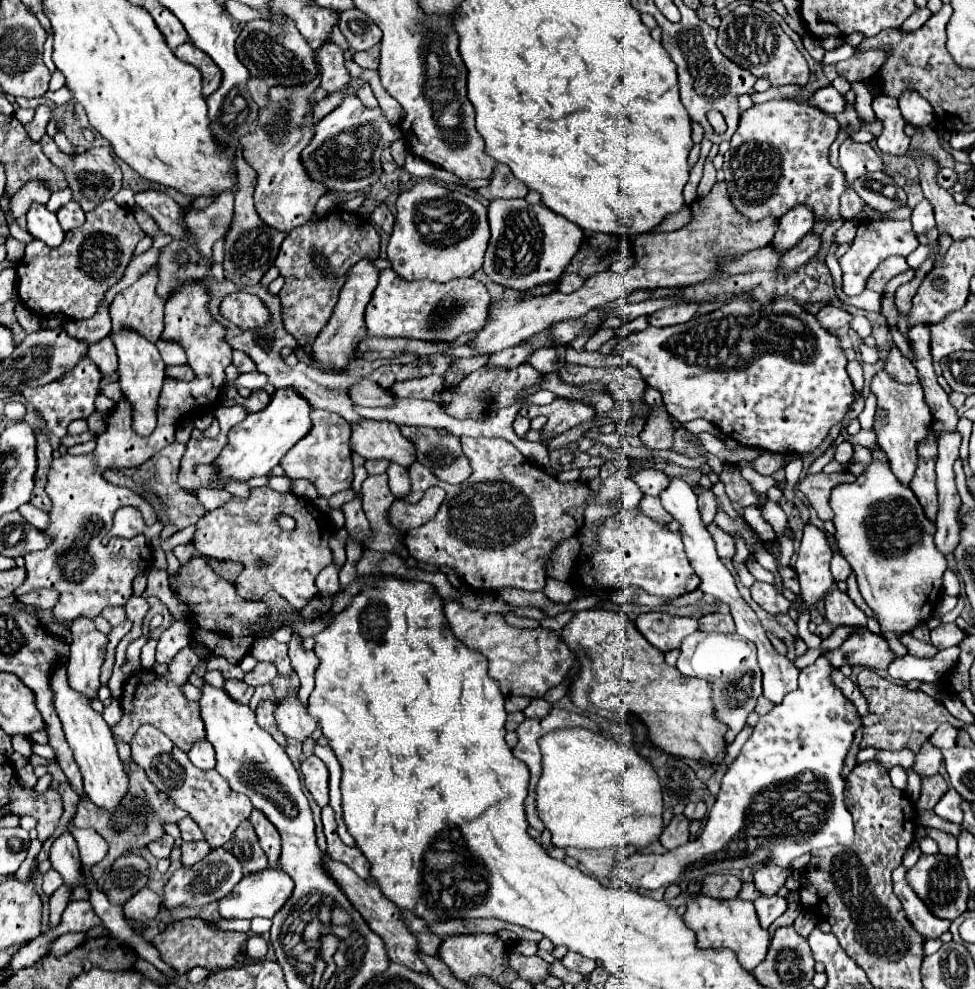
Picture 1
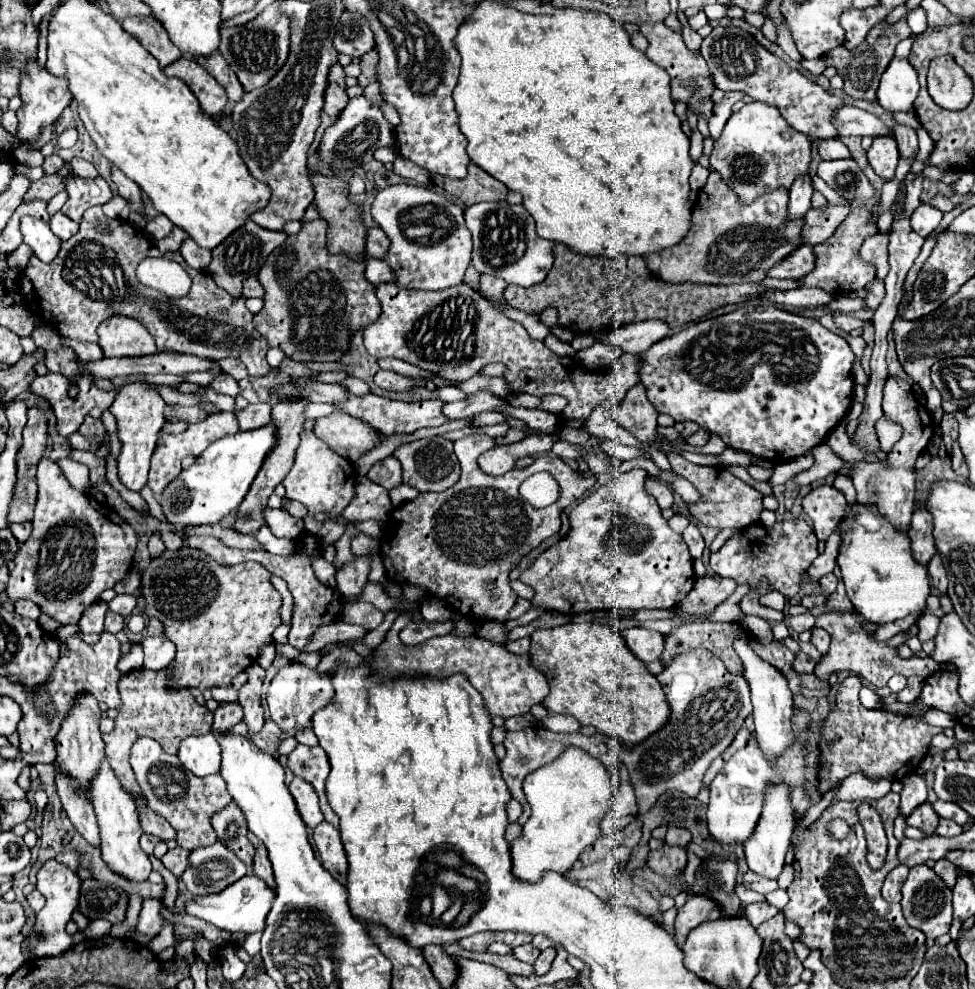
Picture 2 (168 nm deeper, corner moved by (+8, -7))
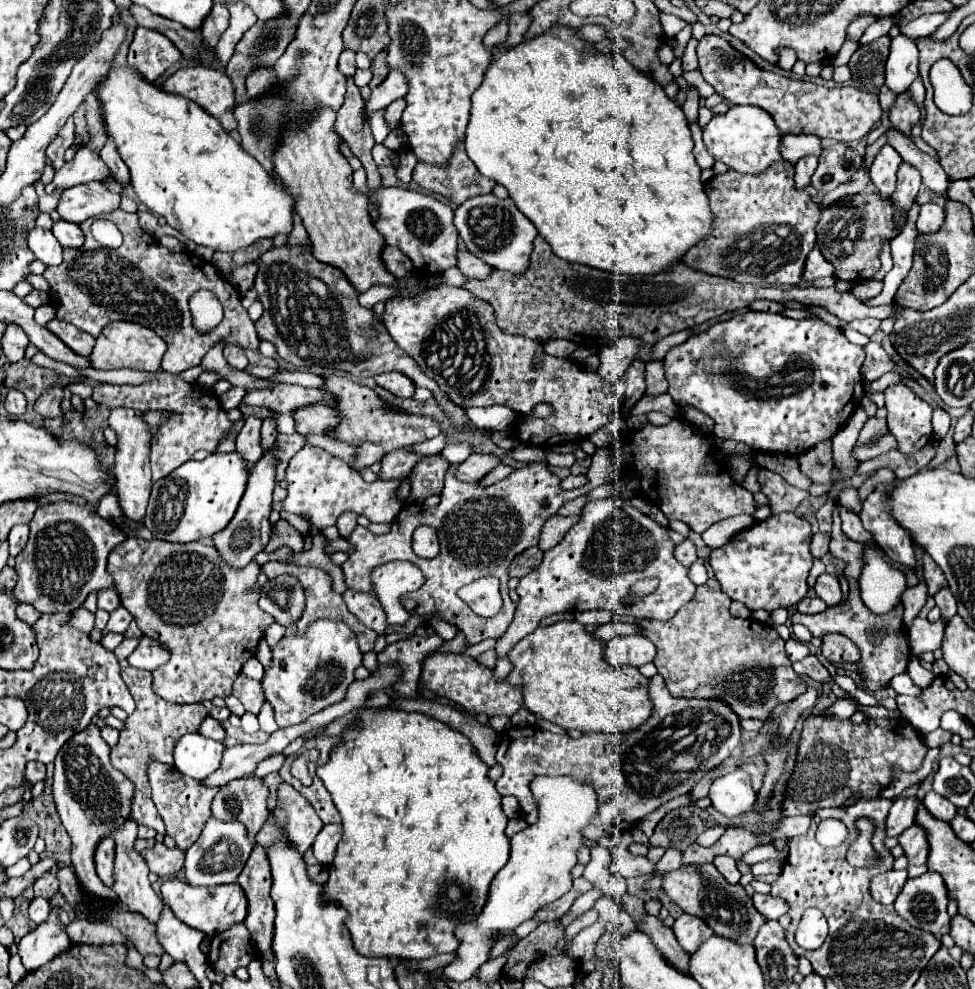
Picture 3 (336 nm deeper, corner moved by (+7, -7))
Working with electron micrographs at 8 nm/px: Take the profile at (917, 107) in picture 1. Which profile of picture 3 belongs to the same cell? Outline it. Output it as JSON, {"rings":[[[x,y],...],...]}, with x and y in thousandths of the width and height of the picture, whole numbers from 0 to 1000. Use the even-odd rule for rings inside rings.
{"rings":[[[922,34],[914,40],[914,55],[908,65],[908,87],[916,95],[932,91],[934,83],[943,77],[943,55],[938,38]]]}

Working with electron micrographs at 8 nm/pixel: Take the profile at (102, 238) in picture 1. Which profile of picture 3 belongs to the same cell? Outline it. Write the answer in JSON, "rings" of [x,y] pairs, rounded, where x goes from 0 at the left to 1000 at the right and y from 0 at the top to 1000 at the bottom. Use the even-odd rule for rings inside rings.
{"rings":[[[122,212],[112,214],[110,218],[114,218],[114,224],[120,226],[120,231],[126,237],[126,247],[124,251],[108,251],[104,249],[95,239],[93,239],[93,224],[95,220],[89,220],[83,226],[83,233],[87,235],[87,245],[81,251],[67,251],[65,253],[65,265],[63,269],[54,269],[48,271],[44,275],[44,281],[50,285],[50,299],[52,299],[52,307],[58,313],[58,322],[77,328],[81,334],[91,336],[93,340],[99,340],[108,328],[116,326],[116,324],[130,324],[130,326],[141,326],[145,330],[155,332],[159,338],[163,338],[165,342],[169,342],[171,346],[171,356],[167,358],[167,372],[175,378],[184,378],[196,370],[202,370],[206,366],[206,362],[223,348],[243,348],[251,354],[266,354],[266,340],[262,336],[259,324],[255,322],[253,313],[247,309],[247,299],[245,293],[235,287],[231,281],[227,281],[227,277],[223,277],[223,273],[208,261],[200,259],[198,255],[173,255],[171,251],[167,251],[161,241],[157,237],[147,235],[147,231],[141,224],[141,216],[132,216]],[[163,275],[173,275],[177,279],[175,283],[167,283],[163,281]],[[202,293],[214,293],[223,299],[223,303],[229,307],[231,313],[231,322],[225,326],[225,330],[221,330],[214,336],[204,336],[198,330],[198,320],[194,313],[194,301],[202,295]]]}

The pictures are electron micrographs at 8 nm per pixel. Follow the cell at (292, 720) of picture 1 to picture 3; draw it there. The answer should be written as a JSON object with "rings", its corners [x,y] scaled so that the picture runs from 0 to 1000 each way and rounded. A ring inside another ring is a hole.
{"rings":[[[323,629],[313,641],[292,643],[280,655],[280,671],[272,679],[270,700],[282,718],[286,736],[309,732],[319,722],[348,710],[356,694],[364,688],[362,679],[370,671],[370,657],[362,637],[352,629]]]}

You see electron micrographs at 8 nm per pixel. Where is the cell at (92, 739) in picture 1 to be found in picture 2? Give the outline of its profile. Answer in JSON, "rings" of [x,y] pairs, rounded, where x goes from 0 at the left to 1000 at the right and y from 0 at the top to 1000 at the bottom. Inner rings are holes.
{"rings":[[[111,768],[105,770],[101,787],[92,793],[92,809],[98,819],[98,827],[103,833],[103,847],[105,847],[105,870],[107,874],[121,886],[133,890],[133,892],[148,892],[152,890],[152,884],[156,882],[152,863],[144,857],[144,831],[139,823],[137,809],[127,801],[123,791],[117,787],[117,781],[111,772]]]}

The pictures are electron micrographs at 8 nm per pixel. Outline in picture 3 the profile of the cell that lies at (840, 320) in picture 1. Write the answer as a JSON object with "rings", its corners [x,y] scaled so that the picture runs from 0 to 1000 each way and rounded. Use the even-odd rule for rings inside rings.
{"rings":[[[887,322],[887,324],[873,324],[873,326],[869,326],[869,330],[867,330],[867,332],[879,334],[879,336],[883,336],[883,338],[887,338],[887,340],[893,340],[893,338],[902,332],[902,328],[904,328],[904,324]]]}

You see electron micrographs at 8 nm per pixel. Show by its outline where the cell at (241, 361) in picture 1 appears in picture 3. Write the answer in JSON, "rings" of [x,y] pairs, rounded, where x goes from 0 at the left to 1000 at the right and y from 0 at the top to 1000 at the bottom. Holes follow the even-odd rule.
{"rings":[[[231,350],[231,364],[245,372],[245,374],[251,374],[253,372],[253,360],[251,360],[251,354],[249,352],[243,352],[243,350]]]}

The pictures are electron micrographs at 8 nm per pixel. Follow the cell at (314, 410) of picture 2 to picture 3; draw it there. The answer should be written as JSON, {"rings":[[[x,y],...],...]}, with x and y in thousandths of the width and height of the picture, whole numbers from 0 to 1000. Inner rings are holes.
{"rings":[[[301,417],[284,421],[284,437],[286,439],[301,439],[303,437],[303,423]]]}

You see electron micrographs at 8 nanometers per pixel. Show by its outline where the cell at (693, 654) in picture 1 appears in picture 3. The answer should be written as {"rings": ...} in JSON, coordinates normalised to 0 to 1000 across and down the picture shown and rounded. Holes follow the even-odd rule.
{"rings":[[[672,681],[666,690],[666,702],[670,710],[670,720],[666,728],[649,738],[647,742],[633,744],[633,742],[598,742],[596,746],[586,746],[586,744],[573,744],[559,740],[555,736],[524,736],[516,742],[510,758],[510,770],[516,775],[516,785],[508,791],[510,799],[516,805],[528,805],[534,813],[534,827],[541,833],[547,833],[551,829],[551,815],[547,811],[543,791],[551,783],[561,783],[561,785],[571,785],[571,783],[586,783],[590,787],[600,787],[606,789],[614,803],[614,823],[610,829],[598,839],[602,847],[612,849],[616,845],[625,843],[641,843],[653,835],[655,829],[659,829],[664,823],[674,819],[678,813],[682,813],[688,807],[694,807],[698,803],[709,801],[709,797],[719,789],[729,777],[739,772],[748,762],[752,760],[754,754],[758,754],[760,748],[760,734],[758,734],[758,724],[746,714],[746,710],[739,710],[737,706],[690,706],[686,702],[682,688]]]}

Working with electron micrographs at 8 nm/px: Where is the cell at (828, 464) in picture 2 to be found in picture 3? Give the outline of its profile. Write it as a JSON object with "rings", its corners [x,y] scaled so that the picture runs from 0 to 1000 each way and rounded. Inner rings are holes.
{"rings":[[[888,398],[883,403],[883,411],[890,420],[890,424],[887,431],[883,433],[879,449],[873,457],[879,467],[899,463],[902,459],[918,453],[918,443],[914,441],[914,437],[910,437],[909,424],[898,422],[901,413]]]}

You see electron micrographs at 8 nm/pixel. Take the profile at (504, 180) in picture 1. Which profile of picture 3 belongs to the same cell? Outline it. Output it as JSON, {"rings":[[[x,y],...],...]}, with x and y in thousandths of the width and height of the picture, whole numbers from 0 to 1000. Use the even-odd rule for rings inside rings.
{"rings":[[[471,150],[458,168],[428,164],[424,182],[432,190],[448,194],[467,206],[475,206],[477,202],[491,196],[504,196],[504,192],[508,190],[506,182],[491,176],[491,172],[477,156],[477,150]]]}

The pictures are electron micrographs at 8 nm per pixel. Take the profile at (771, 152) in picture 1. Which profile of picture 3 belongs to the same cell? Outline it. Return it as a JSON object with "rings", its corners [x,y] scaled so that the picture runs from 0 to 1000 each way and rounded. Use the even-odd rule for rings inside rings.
{"rings":[[[750,107],[744,115],[731,117],[721,131],[721,144],[727,156],[760,176],[781,176],[793,164],[805,164],[801,162],[801,138],[793,119],[776,107]]]}

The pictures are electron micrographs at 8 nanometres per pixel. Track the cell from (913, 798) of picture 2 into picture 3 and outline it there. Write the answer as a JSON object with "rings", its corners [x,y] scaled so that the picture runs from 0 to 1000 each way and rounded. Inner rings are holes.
{"rings":[[[941,805],[920,807],[912,819],[912,825],[910,825],[910,843],[922,845],[926,839],[936,835],[943,813],[945,813],[945,809]]]}

